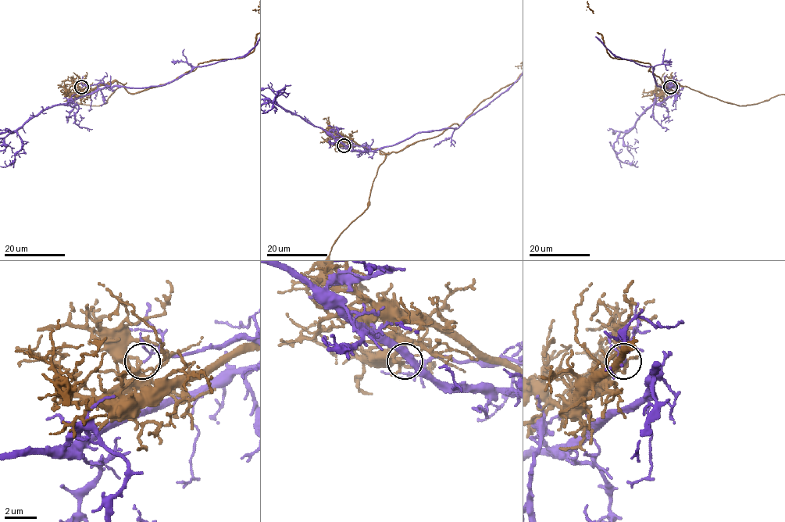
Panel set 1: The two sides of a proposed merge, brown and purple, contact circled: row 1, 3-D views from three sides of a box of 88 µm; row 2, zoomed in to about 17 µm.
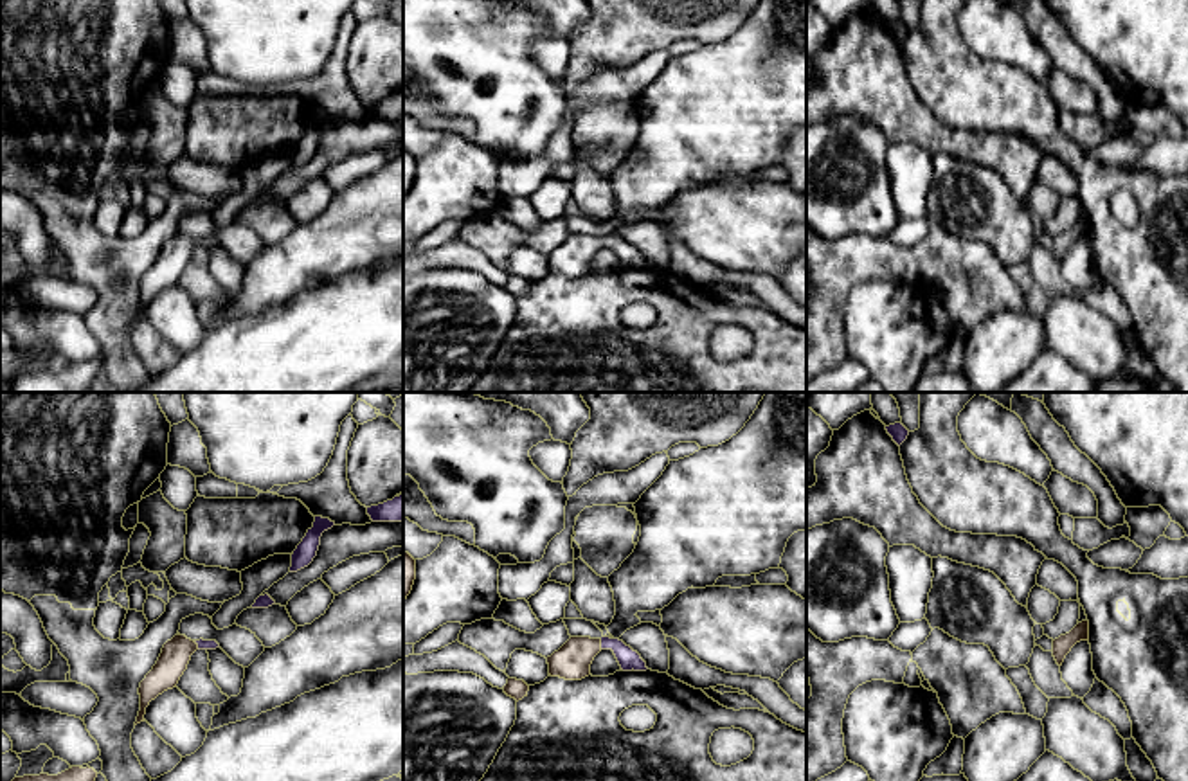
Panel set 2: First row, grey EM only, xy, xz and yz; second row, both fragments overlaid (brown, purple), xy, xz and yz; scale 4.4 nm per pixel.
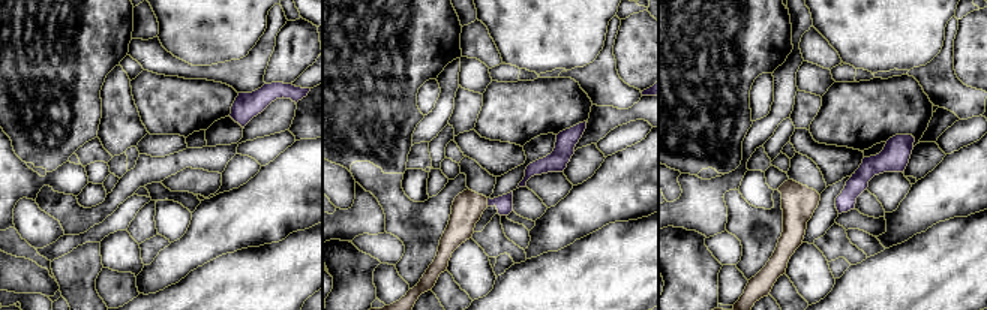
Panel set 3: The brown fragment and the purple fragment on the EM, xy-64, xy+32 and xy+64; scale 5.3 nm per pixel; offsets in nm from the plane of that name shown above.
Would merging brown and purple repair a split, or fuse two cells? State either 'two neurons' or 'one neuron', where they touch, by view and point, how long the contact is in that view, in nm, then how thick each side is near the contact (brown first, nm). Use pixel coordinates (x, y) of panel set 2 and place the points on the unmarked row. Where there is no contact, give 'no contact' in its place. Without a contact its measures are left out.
two neurons | xz (600, 242) | 50 nm | 160/90 nm

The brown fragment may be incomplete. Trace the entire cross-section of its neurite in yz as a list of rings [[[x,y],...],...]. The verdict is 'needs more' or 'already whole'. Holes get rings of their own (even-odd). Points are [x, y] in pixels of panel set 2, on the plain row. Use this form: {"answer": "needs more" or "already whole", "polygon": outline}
{"answer": "already whole", "polygon": [[[1089,218],[1078,220],[1069,230],[1053,238],[1053,254],[1058,263],[1062,263],[1066,252],[1080,238],[1089,238]]]}

